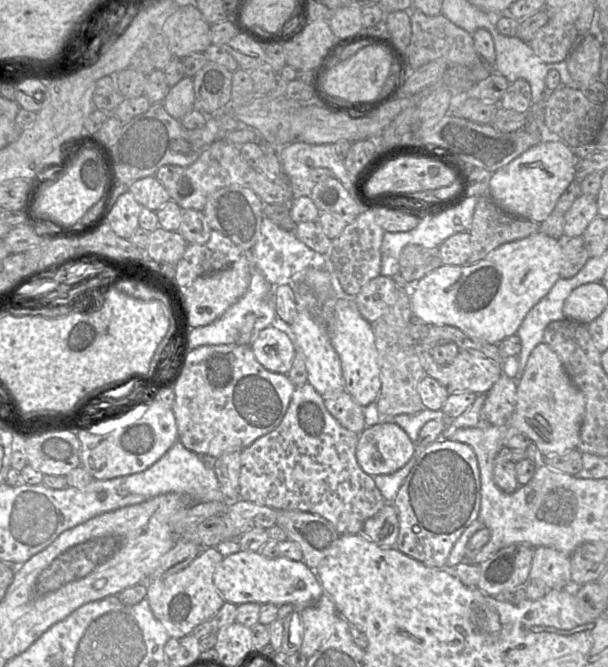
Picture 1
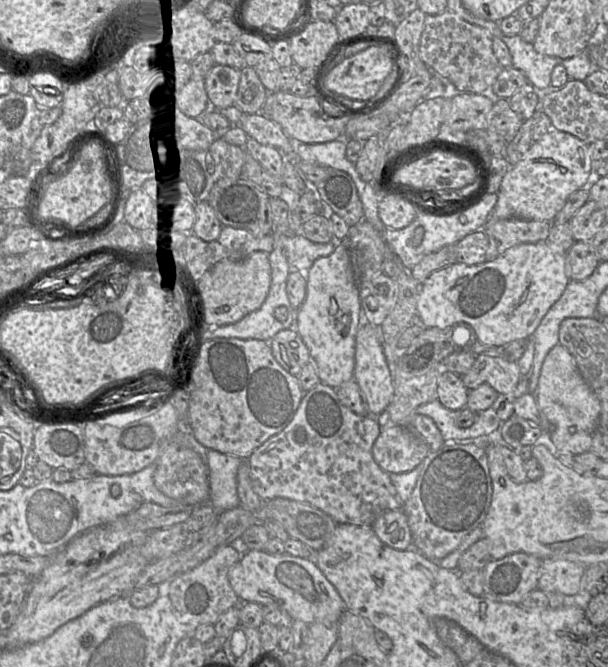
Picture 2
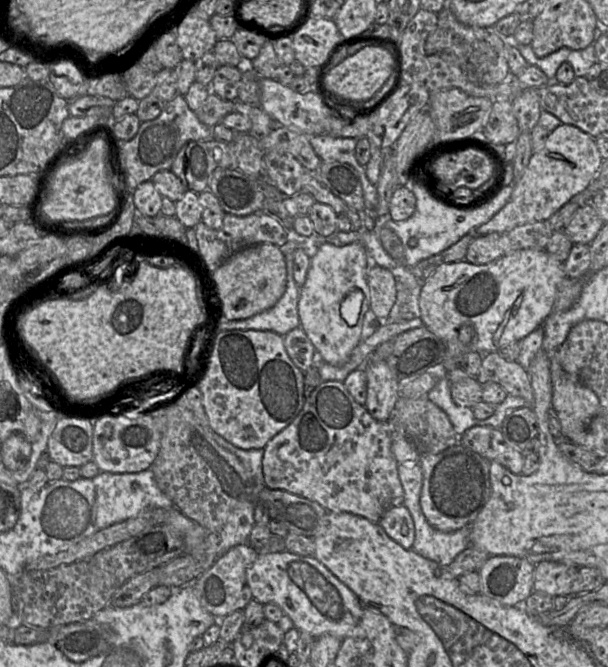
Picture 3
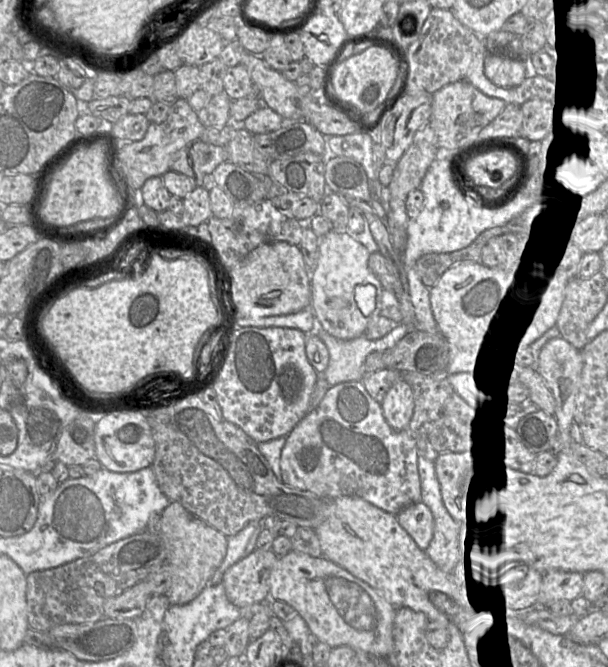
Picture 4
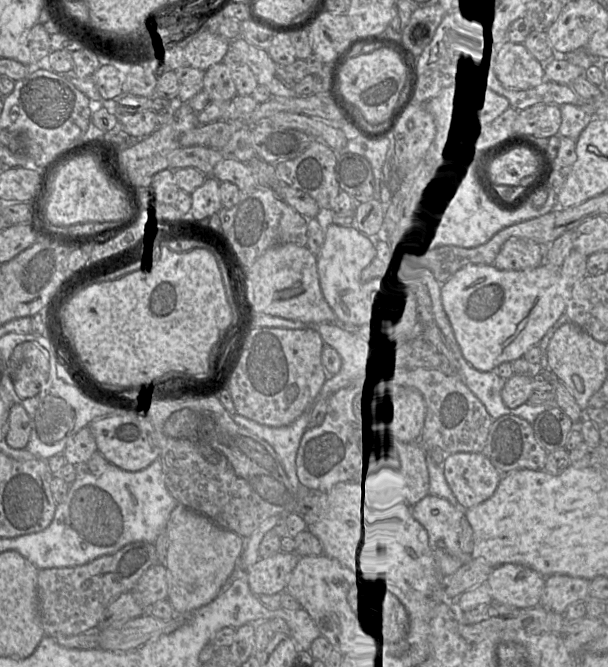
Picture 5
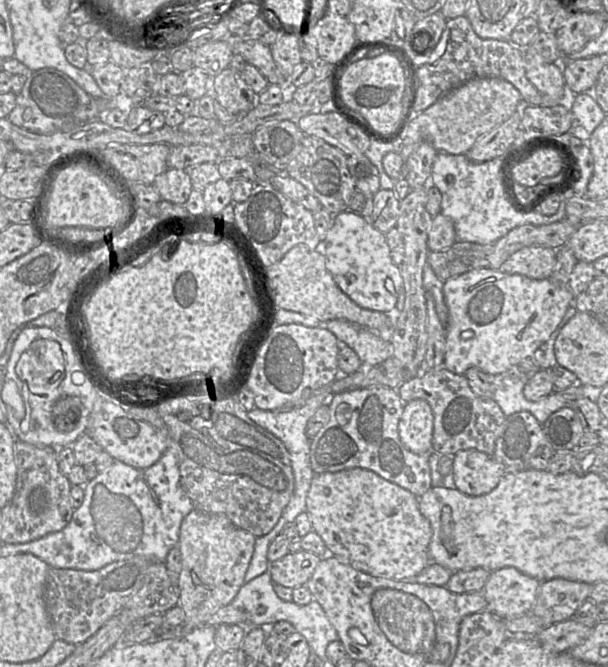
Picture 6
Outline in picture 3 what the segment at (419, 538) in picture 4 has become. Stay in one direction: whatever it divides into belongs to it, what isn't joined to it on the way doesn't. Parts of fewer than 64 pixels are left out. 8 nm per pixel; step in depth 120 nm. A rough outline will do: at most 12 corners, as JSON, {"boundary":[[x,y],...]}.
{"boundary":[[405,506],[378,523],[392,540],[413,549],[415,525]]}

